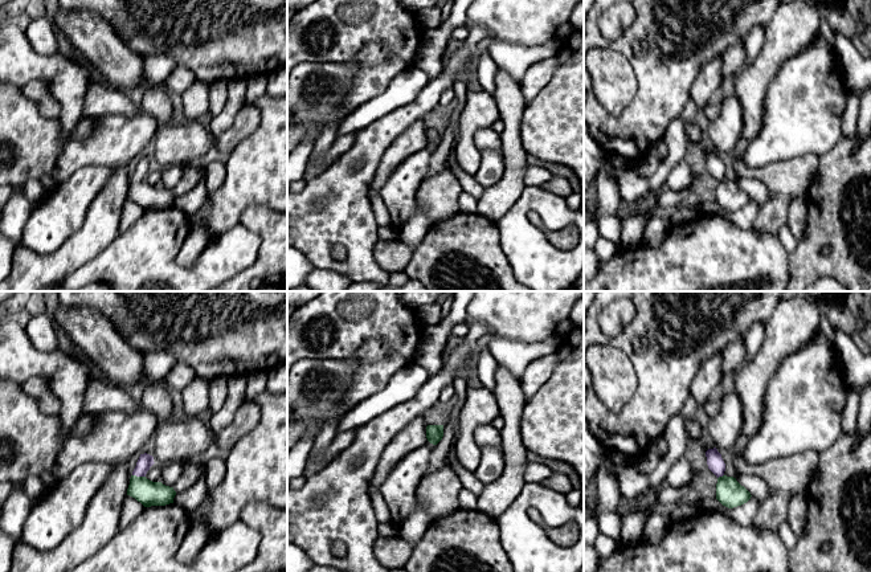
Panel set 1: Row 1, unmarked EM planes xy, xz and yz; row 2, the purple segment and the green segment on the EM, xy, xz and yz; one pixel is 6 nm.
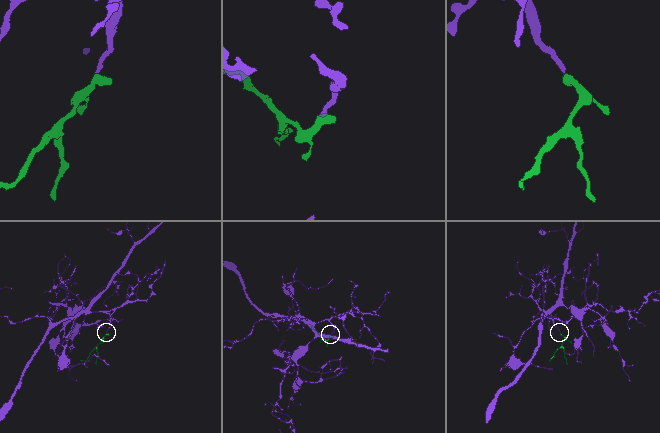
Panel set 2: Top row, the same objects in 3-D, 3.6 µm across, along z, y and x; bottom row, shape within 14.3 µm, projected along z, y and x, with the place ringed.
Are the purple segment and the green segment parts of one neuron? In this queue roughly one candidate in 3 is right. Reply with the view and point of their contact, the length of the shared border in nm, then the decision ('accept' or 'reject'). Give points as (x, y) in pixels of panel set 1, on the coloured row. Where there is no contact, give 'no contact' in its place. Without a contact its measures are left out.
meets purple in xy at (139, 476); contact 80 nm long; accept

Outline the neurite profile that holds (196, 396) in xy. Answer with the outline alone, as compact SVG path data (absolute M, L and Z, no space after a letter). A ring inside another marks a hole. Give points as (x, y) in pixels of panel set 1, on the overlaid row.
M196 376L181 392L185 417L195 417L209 408L209 385L212 380Z

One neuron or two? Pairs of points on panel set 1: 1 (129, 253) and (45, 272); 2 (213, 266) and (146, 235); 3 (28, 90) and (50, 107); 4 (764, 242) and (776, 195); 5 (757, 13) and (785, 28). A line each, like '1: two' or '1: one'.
1: two
2: one
3: one
4: two
5: two

